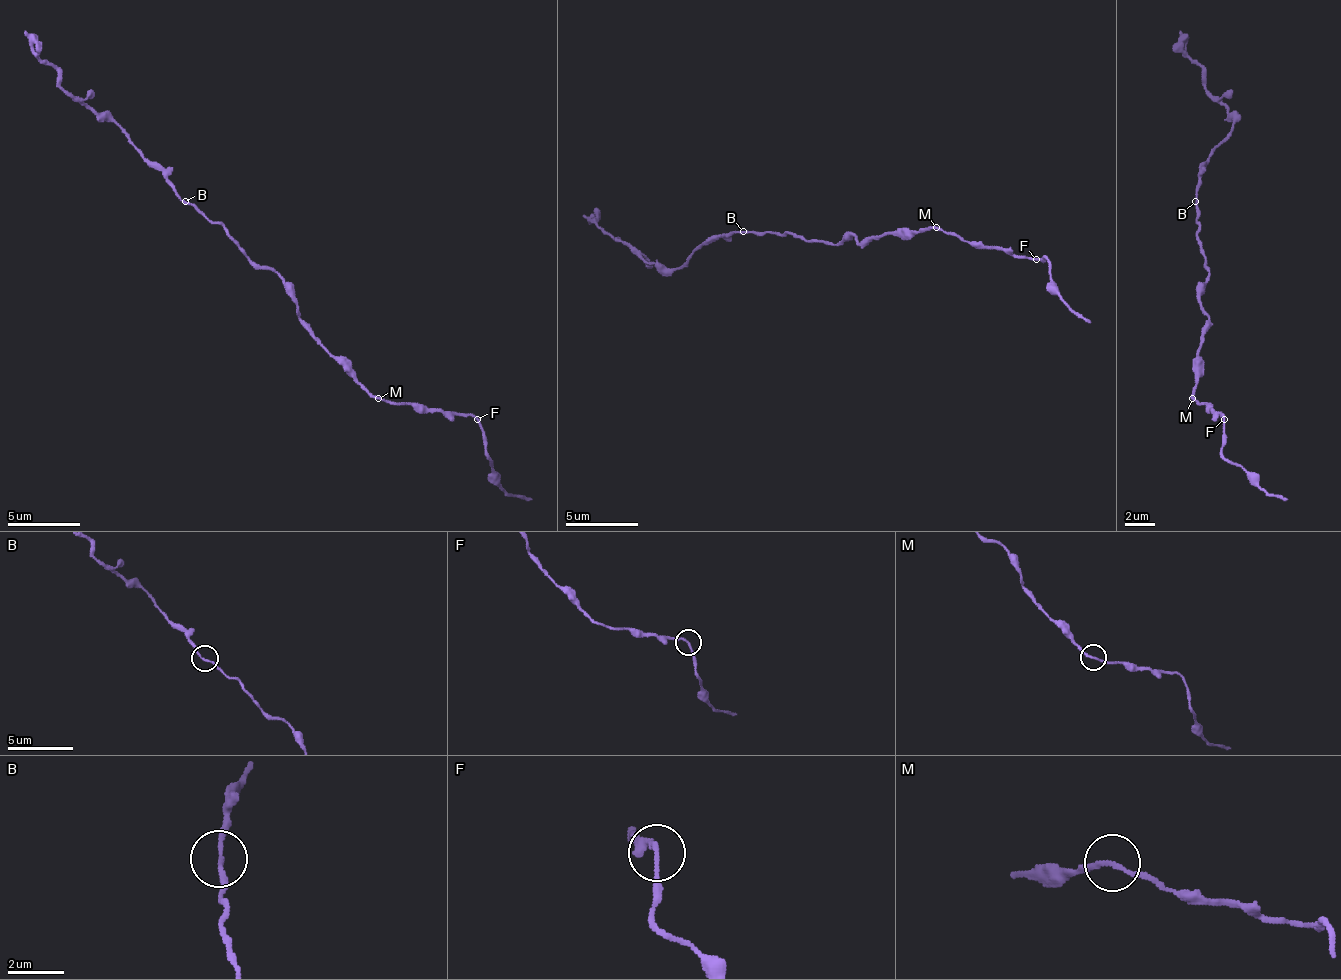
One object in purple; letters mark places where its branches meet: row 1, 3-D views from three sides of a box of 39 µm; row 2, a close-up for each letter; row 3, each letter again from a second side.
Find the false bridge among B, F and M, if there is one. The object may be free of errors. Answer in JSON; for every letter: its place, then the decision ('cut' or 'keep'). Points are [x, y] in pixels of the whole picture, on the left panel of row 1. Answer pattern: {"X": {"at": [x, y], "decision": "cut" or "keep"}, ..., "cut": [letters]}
{"B": {"at": [185, 201], "decision": "keep"}, "F": {"at": [477, 419], "decision": "keep"}, "M": {"at": [378, 398], "decision": "keep"}, "cut": []}

